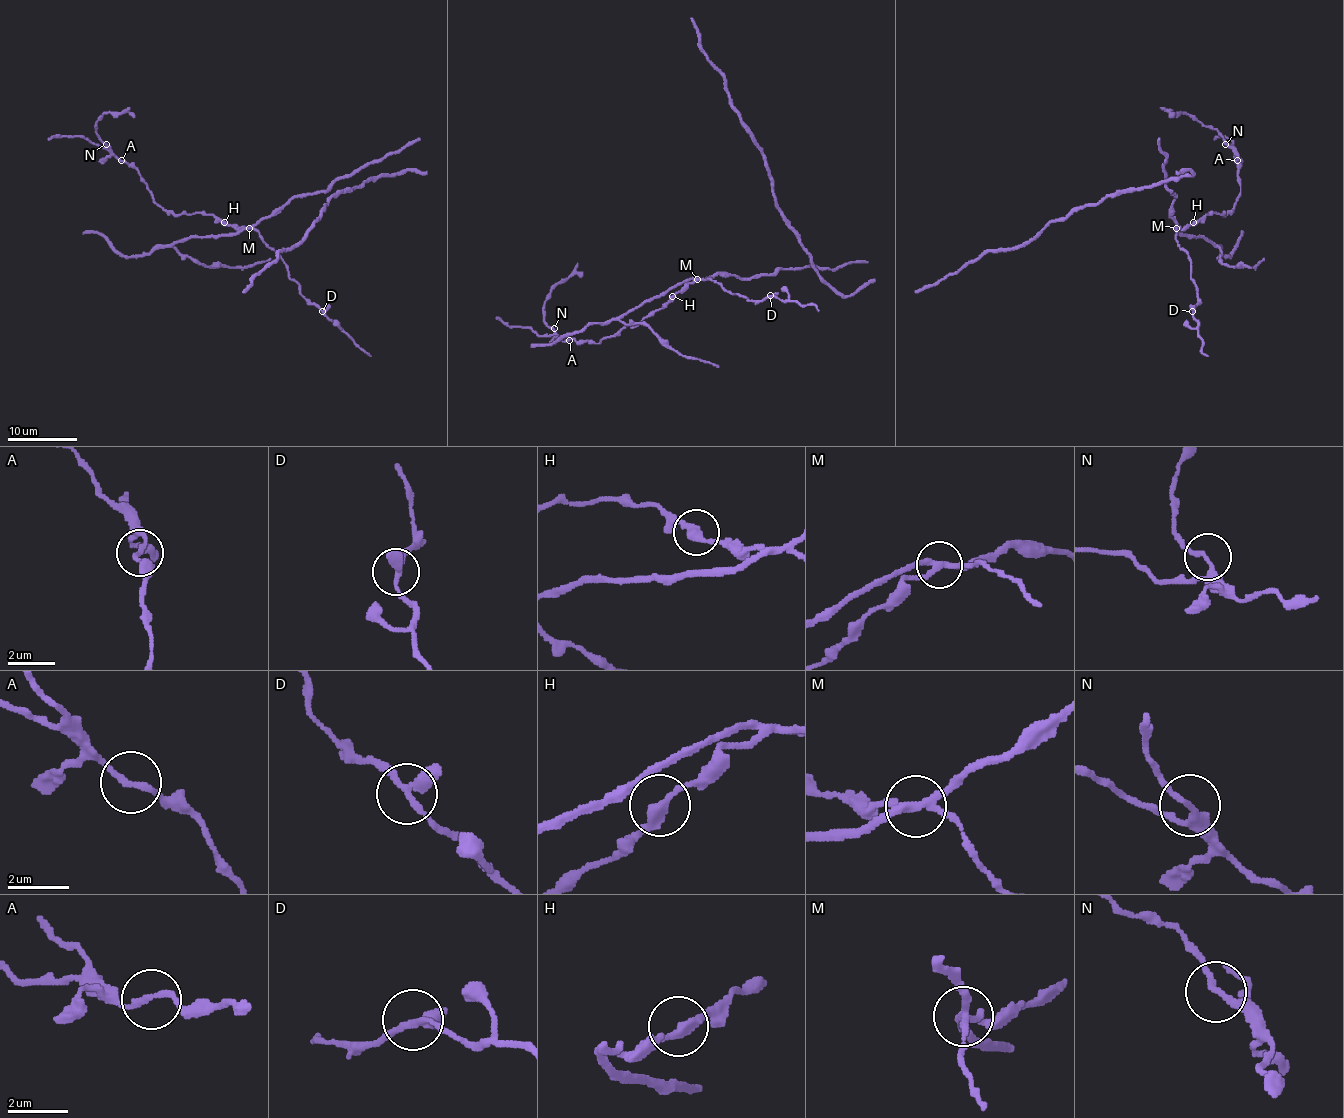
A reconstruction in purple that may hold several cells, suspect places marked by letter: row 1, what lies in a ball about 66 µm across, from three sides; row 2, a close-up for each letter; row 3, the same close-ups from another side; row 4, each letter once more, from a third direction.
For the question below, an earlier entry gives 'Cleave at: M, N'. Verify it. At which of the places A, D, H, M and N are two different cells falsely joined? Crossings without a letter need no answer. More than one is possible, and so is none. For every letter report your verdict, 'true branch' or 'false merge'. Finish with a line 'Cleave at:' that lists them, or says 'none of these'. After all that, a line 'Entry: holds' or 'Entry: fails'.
A: true branch
D: true branch
H: true branch
M: false merge
N: false merge
Cleave at: M, N
Entry: holds

